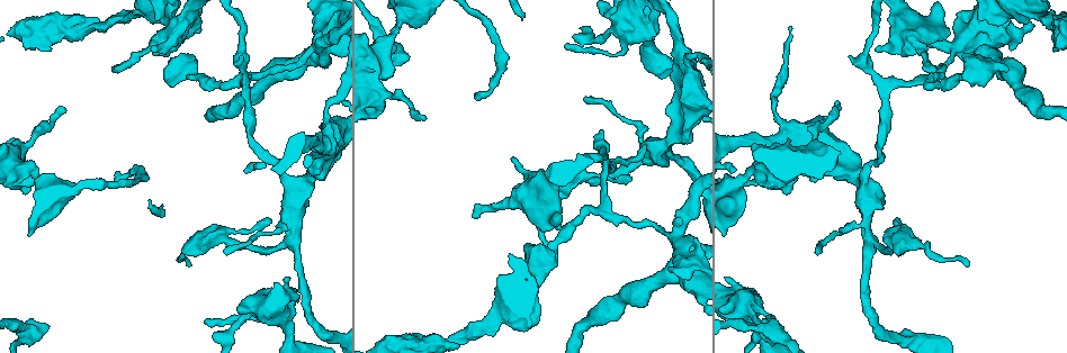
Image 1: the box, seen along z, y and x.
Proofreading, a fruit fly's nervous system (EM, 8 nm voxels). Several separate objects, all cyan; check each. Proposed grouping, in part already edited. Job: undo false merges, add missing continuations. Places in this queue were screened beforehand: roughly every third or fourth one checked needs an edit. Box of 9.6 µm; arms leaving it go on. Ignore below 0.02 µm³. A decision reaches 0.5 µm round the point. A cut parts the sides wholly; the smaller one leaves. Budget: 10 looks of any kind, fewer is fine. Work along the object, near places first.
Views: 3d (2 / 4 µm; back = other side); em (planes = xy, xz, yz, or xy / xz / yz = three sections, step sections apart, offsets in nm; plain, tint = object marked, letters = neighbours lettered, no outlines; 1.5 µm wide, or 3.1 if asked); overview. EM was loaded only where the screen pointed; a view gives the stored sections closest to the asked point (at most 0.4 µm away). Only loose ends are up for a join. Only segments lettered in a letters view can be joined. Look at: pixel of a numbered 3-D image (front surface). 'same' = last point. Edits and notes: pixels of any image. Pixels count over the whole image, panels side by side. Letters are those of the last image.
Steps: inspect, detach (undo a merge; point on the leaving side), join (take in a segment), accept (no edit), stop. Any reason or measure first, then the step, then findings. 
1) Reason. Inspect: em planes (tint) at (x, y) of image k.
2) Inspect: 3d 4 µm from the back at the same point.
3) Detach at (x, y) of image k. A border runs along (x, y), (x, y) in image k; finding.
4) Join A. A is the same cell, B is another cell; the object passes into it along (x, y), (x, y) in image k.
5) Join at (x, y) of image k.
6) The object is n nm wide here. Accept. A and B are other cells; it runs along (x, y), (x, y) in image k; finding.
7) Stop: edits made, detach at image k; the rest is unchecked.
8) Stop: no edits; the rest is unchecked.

Abrupt turn. Inspect: em planes (tint) at (683, 247) of image 1.

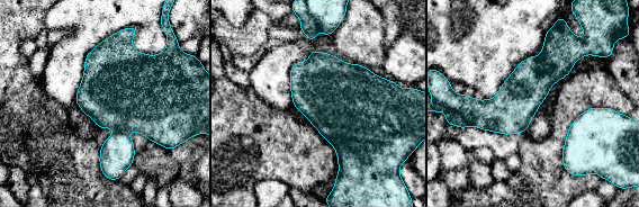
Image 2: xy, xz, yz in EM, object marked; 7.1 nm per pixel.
What lies round it. Inspect: em planes (letters) at the same point.

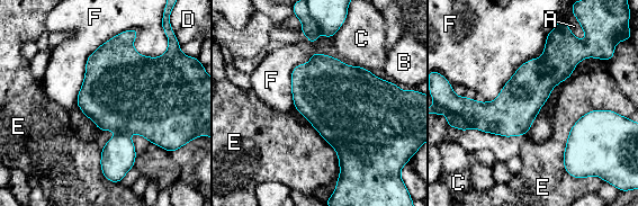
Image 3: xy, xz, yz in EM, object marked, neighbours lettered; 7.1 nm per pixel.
The object is 500 nm wide here. Detach at (118, 155) of image 3. A, B, C, D, E and F are other cells; a second neuron is stuck on.

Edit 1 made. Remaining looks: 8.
Inspect: overview.

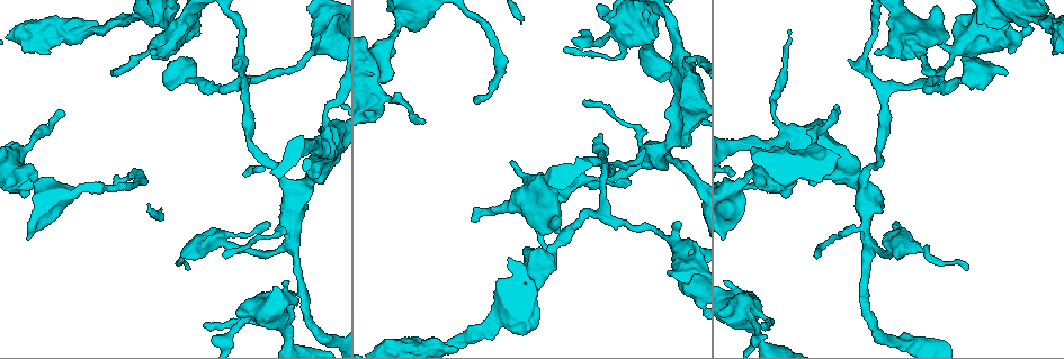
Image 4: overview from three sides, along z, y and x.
End of a long branch. Inspect: em xy step 8 (tint) at (1004, 74) of image 4.

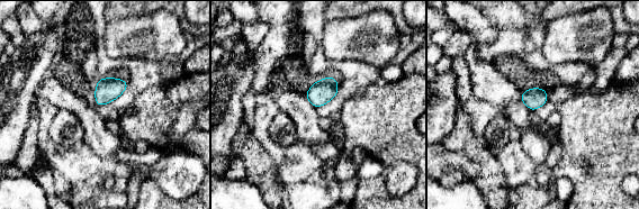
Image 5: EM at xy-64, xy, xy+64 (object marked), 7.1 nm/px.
Inspect: em yz step 8 (letters) at the same point.

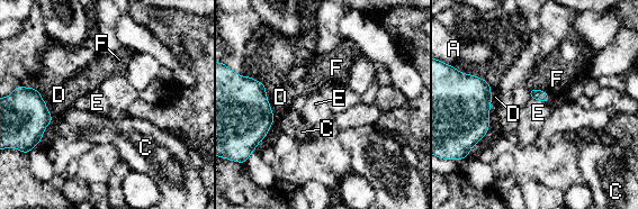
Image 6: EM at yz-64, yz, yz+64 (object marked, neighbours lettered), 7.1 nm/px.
Accept. A, C, D, E and F are other cells; none of them fits.

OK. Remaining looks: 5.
Thick end. Inspect: 3d 2 µm from the back at (38, 50) of image 4.

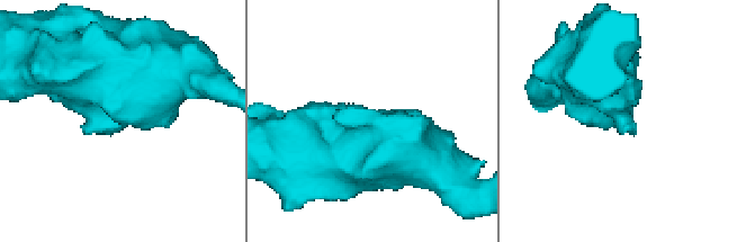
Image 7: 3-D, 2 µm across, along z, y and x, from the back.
Inspect: em xz step 4 (tint) at (122, 126) of image 7.

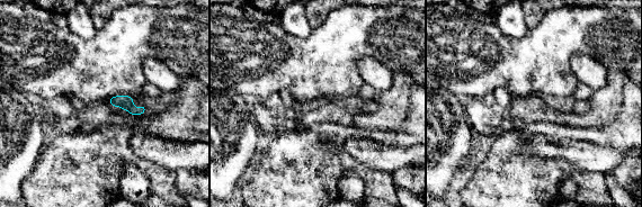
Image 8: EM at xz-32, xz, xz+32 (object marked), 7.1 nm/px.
Inspect: em xz step 4 (letters) at the same point.

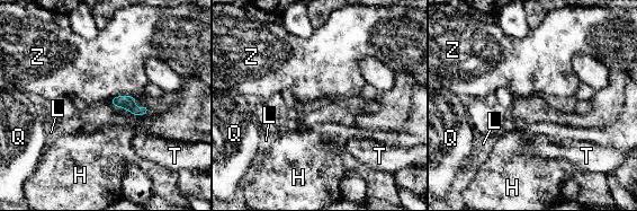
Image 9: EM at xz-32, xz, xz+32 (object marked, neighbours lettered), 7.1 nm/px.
The longest contact is with Z, 80 nm. Accept. H, L, Q, T and Z are other cells; no lettered segment goes on from it.

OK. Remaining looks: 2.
Inspect: em yz step 8 (tint) at (671, 81) of image 4.

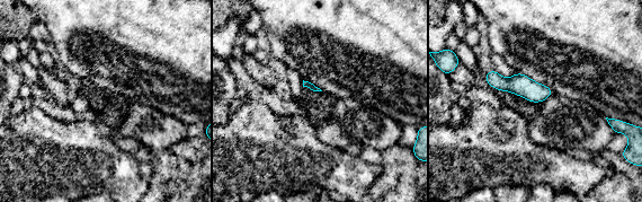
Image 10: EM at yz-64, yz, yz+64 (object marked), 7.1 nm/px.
Cut it another way. Inspect: em planes (letters) at the same point.

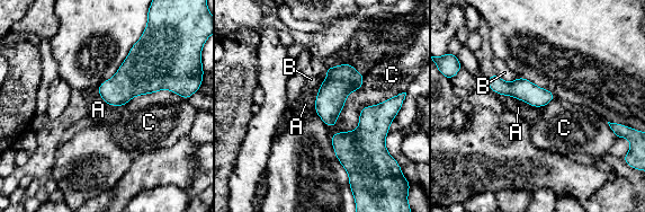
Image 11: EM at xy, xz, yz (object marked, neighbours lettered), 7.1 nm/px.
The object is 150 nm wide here. Accept. A, B and C are other cells; it runs along (490, 80), (503, 88), (551, 97) in image 11; all the same neuron.

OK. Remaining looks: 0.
Stop: edits made, detach at image 3; the rest is unchecked.

